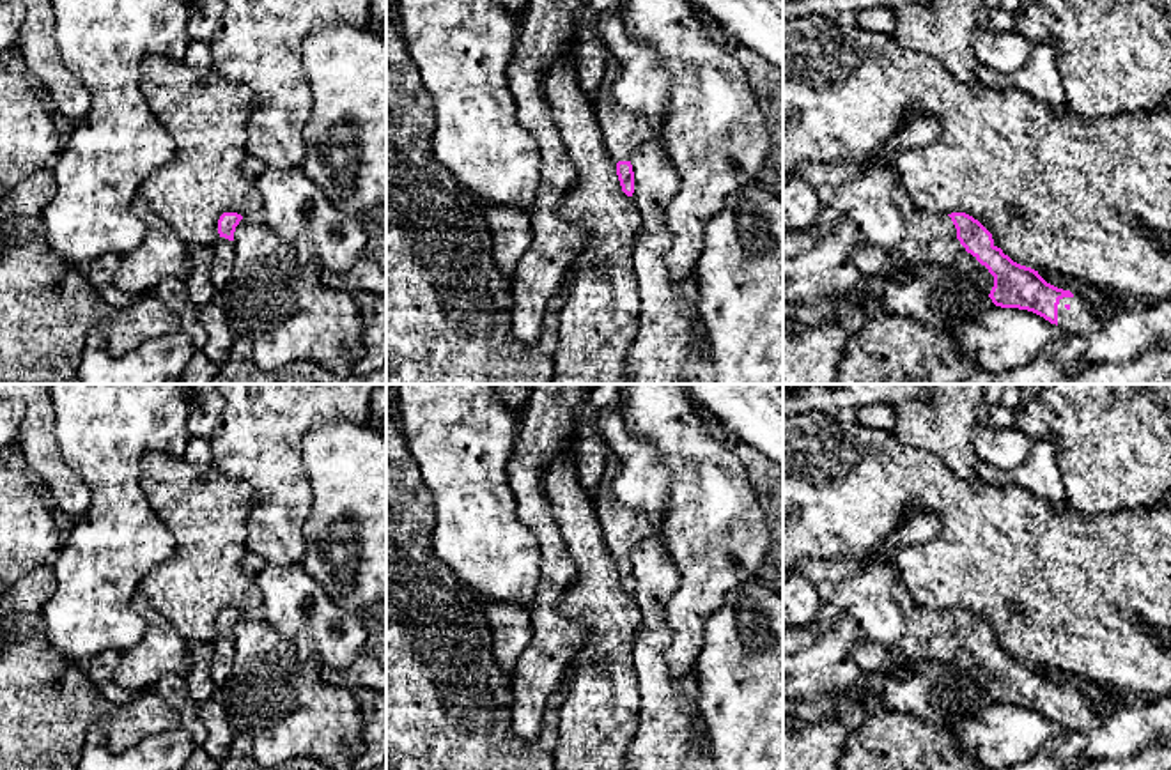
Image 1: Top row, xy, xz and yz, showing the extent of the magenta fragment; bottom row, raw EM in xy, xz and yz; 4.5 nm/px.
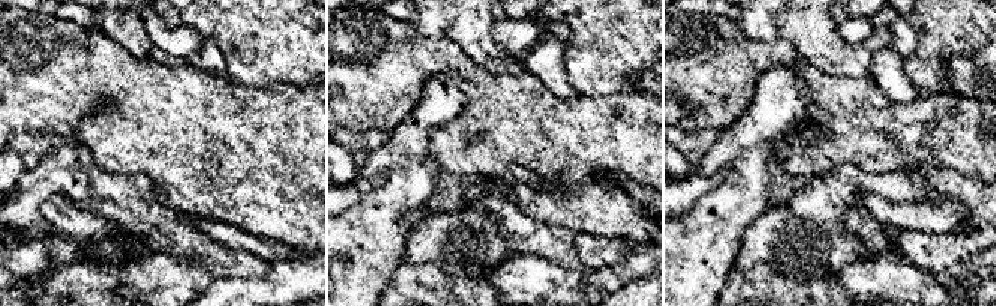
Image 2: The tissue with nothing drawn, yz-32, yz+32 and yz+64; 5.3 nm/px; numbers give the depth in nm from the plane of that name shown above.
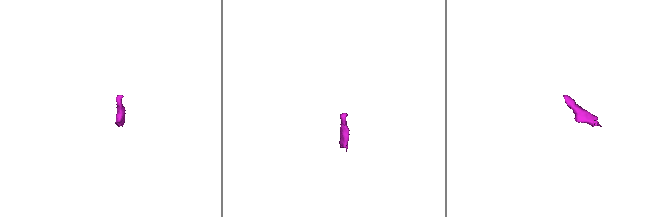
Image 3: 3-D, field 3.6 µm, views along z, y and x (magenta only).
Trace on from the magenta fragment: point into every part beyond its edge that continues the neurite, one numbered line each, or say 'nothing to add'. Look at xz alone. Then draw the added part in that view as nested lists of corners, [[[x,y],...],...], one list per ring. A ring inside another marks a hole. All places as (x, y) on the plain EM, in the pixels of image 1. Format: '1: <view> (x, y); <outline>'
1: xz (622, 526); [[[611,474],[599,489],[595,513],[602,527],[602,538],[615,559],[631,558],[632,551],[647,538],[661,531],[657,519],[620,503],[611,490]]]

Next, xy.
1: xy (224, 646); [[[218,634],[218,639],[213,643],[213,650],[214,650],[214,655],[211,662],[211,680],[218,690],[220,687],[223,687],[232,669],[234,637]]]

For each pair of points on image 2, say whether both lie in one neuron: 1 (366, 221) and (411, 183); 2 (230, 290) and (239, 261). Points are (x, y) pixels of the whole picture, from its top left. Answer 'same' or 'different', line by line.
1: same
2: different

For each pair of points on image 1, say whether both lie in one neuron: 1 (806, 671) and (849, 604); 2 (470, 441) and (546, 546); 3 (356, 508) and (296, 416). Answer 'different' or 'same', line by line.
1: same
2: different
3: different

